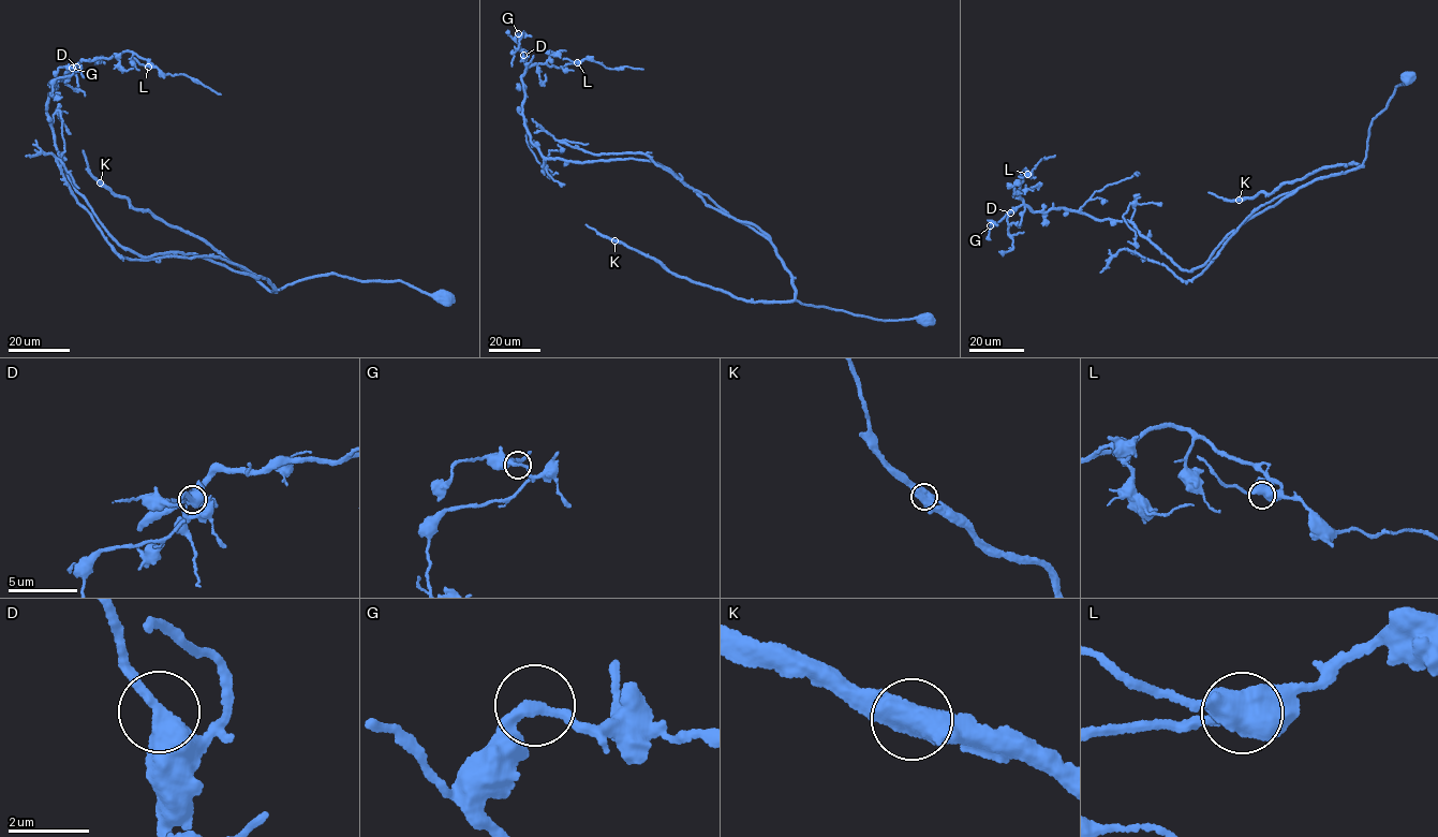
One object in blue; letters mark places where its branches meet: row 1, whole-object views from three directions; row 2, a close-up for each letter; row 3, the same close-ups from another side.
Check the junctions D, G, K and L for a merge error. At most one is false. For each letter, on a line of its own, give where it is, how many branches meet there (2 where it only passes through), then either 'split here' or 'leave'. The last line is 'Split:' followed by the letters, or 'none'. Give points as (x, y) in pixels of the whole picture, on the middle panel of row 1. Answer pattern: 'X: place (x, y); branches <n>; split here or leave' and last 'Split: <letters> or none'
D: place (523, 55); branches 2; leave
G: place (518, 33); branches 2; leave
K: place (614, 240); branches 2; leave
L: place (577, 62); branches 2; leave
Split: none

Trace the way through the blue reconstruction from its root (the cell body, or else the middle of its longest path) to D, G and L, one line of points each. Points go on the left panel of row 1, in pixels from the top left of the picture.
D: (443, 297), (329, 273), (276, 291), (195, 254), (121, 247), (70, 180), (46, 109), (76, 67)
G: (443, 297), (329, 273), (276, 291), (266, 277), (195, 254), (121, 247), (70, 180), (46, 109), (72, 68)
L: (443, 297), (329, 273), (276, 291), (195, 254), (121, 247), (46, 109), (82, 61), (128, 50), (148, 67)

